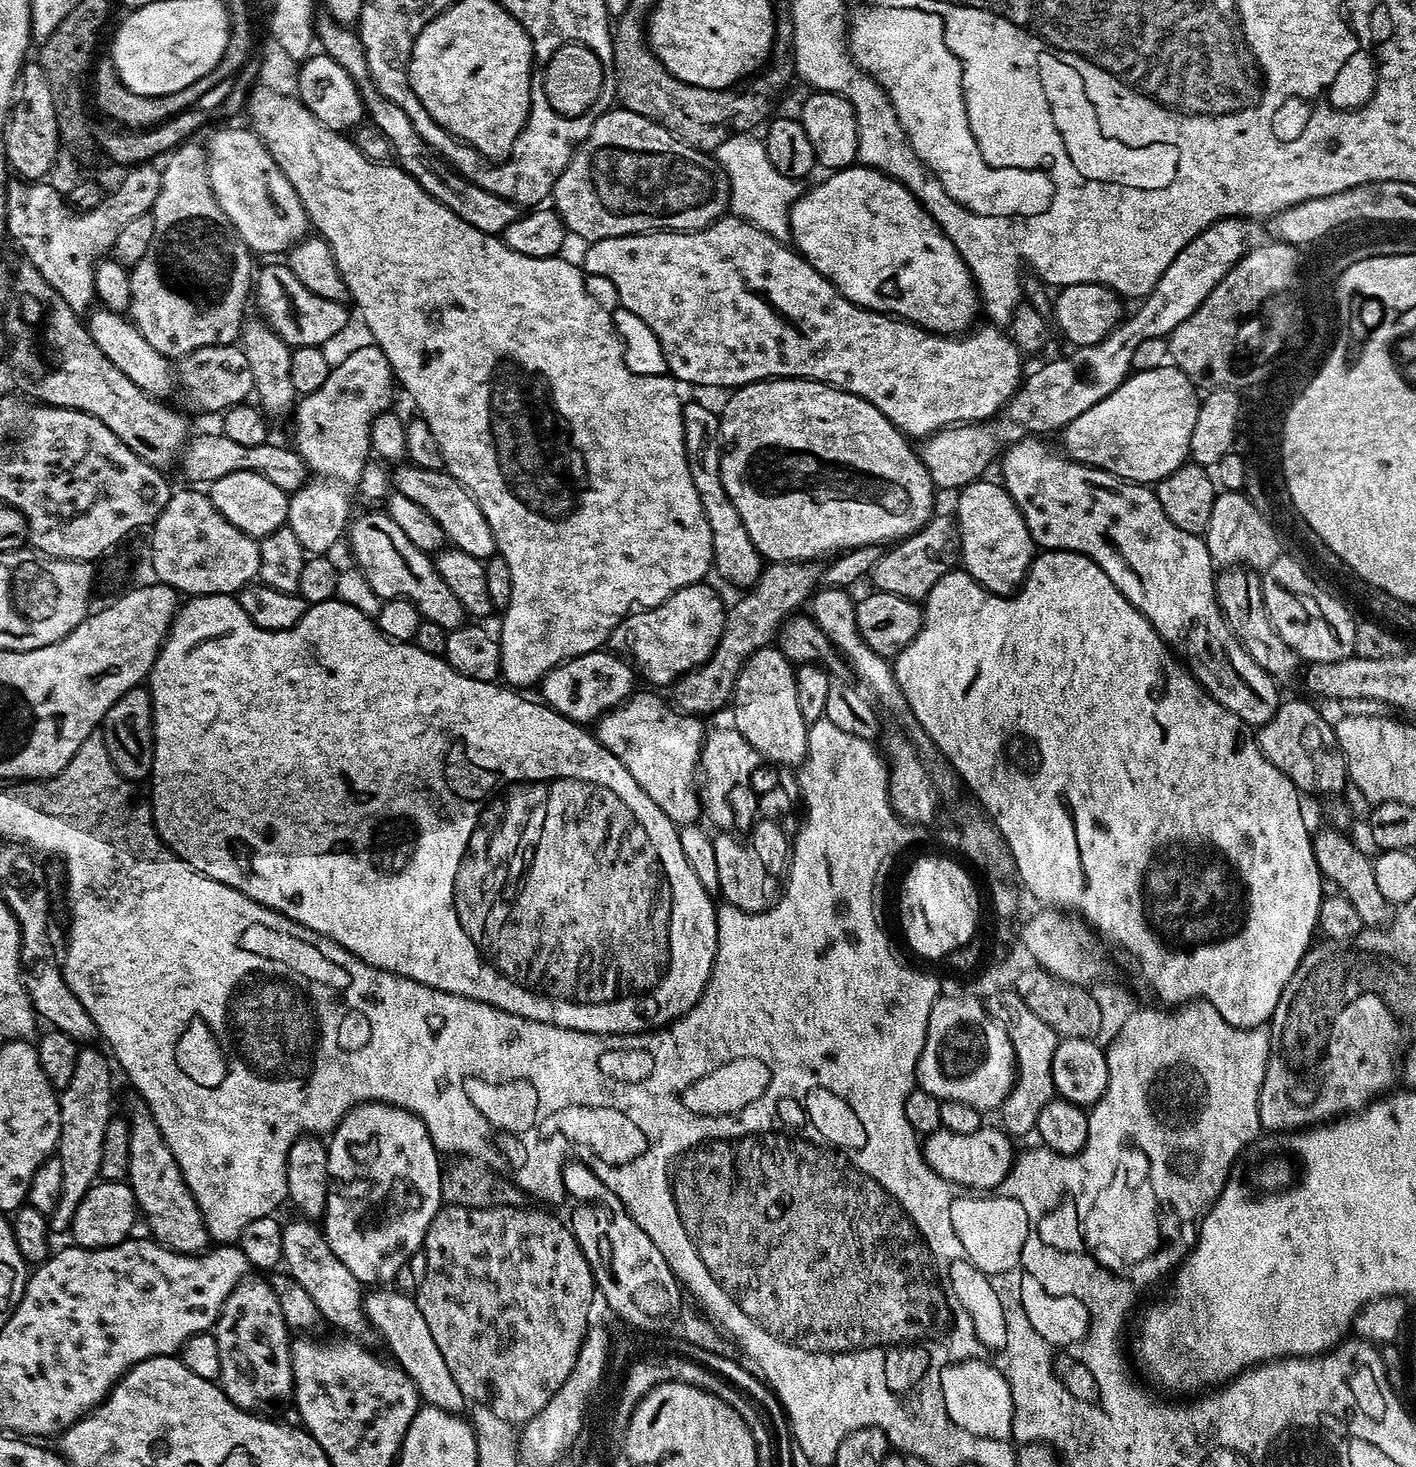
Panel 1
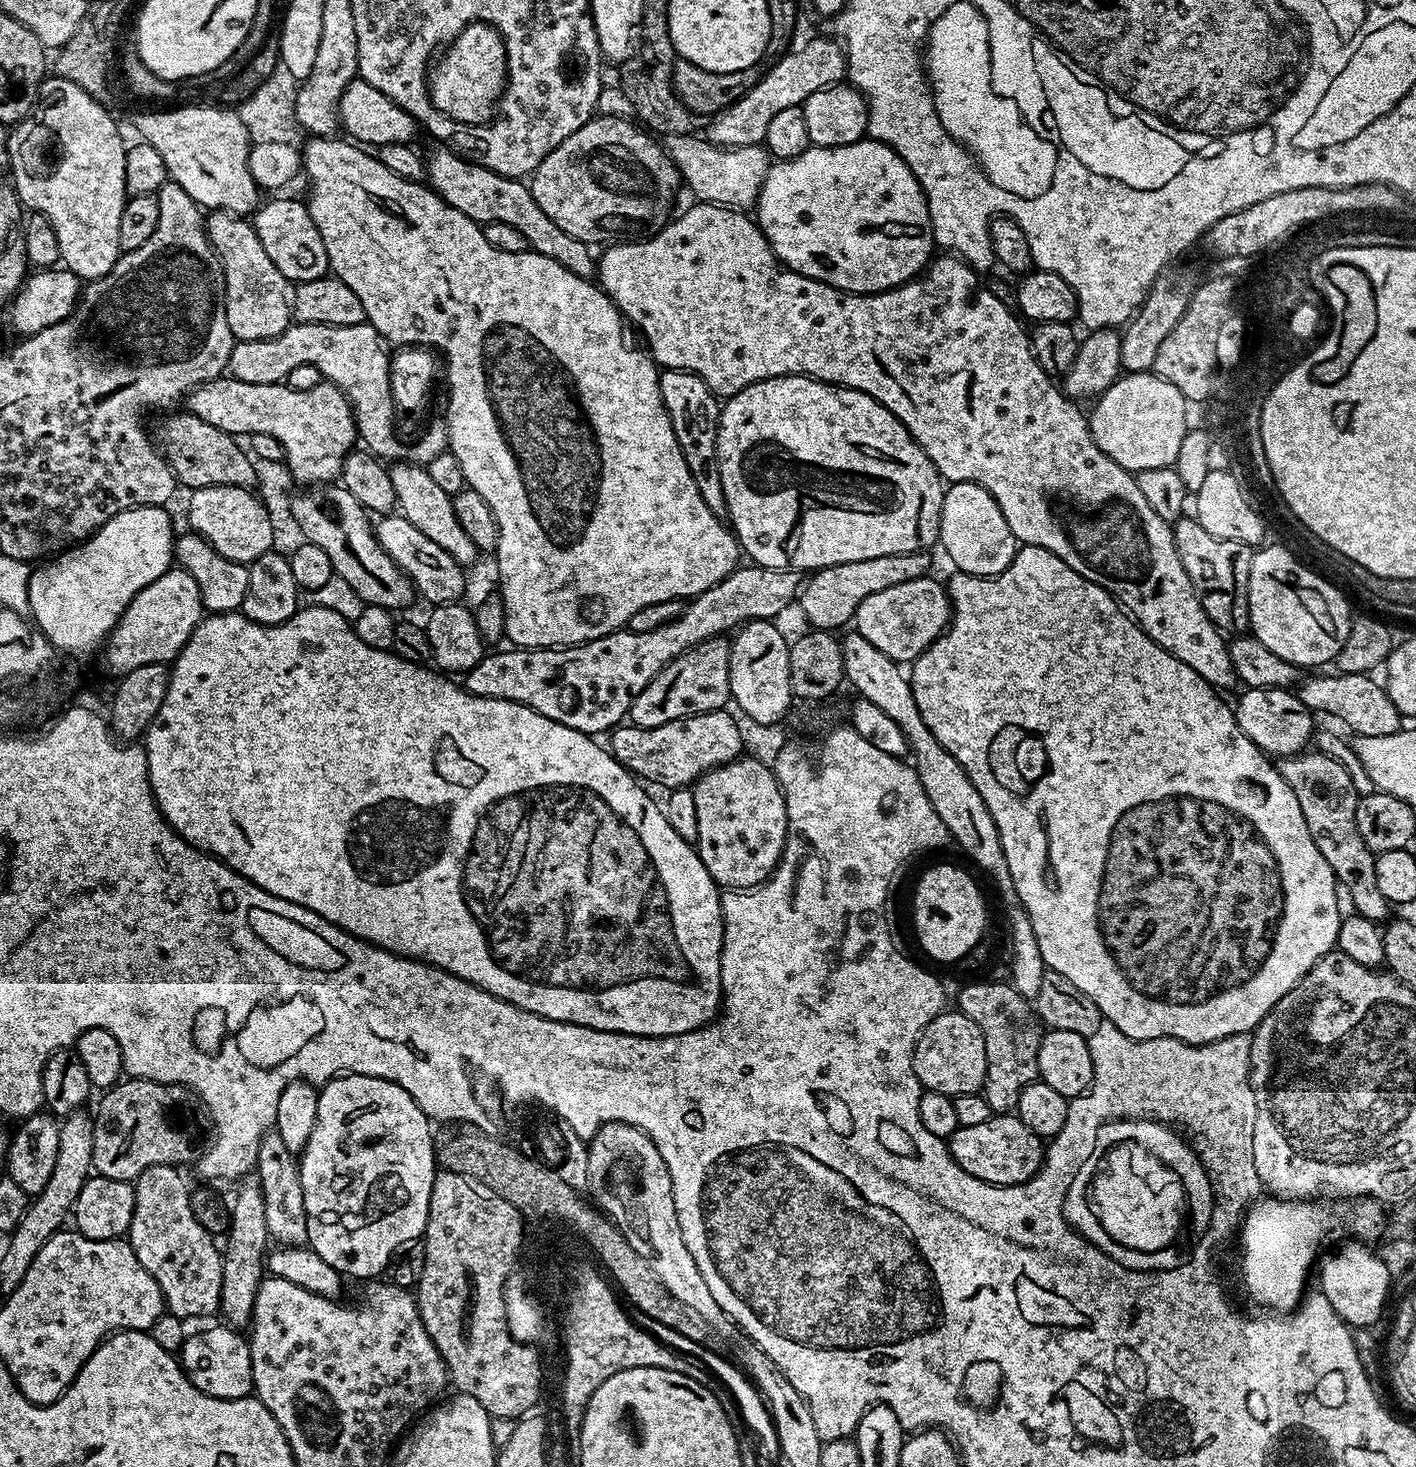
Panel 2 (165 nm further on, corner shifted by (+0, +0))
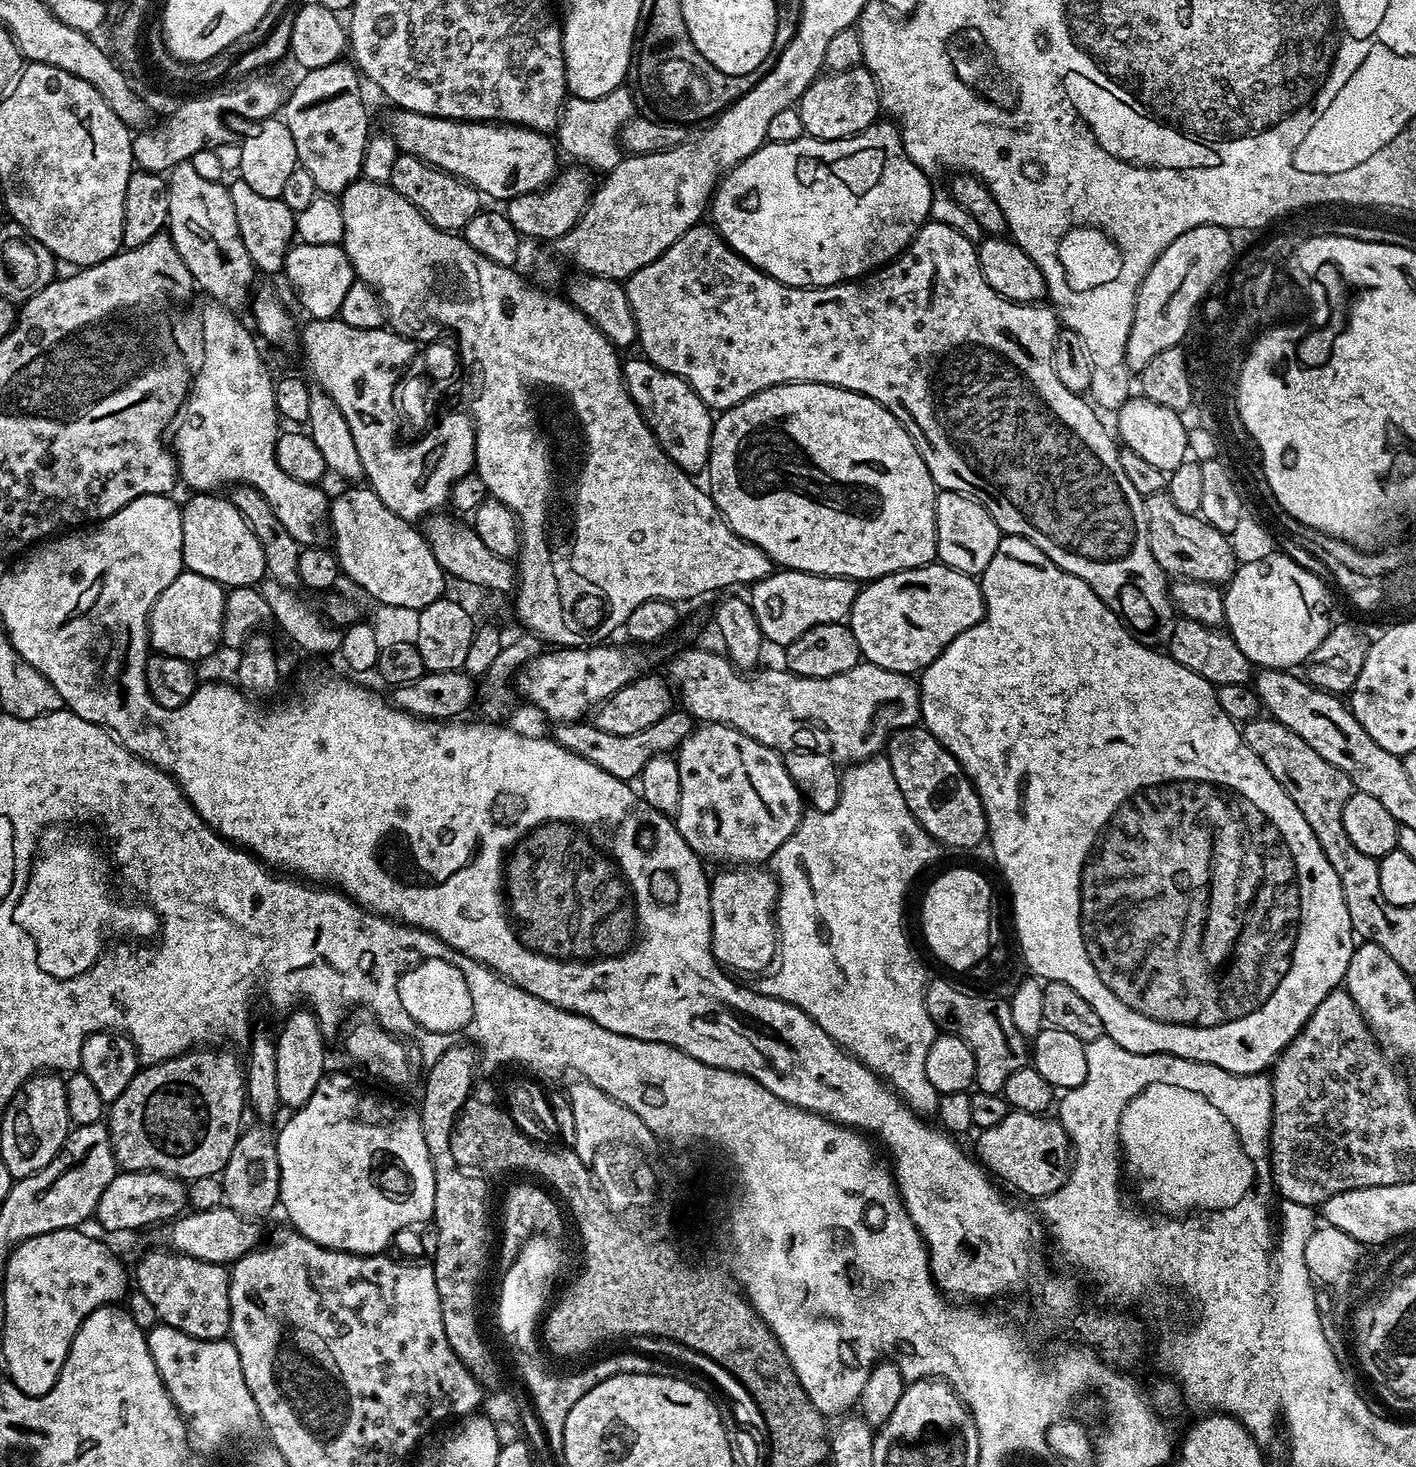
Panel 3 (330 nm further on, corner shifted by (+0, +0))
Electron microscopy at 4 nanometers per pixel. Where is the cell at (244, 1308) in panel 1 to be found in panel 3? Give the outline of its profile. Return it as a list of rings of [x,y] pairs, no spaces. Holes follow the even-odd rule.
[[[262,1124],[240,1134],[234,1144],[233,1153],[220,1175],[222,1190],[227,1207],[234,1209],[245,1218],[260,1218],[274,1206],[277,1207],[280,1196],[280,1167],[278,1166],[275,1135],[269,1127]]]

